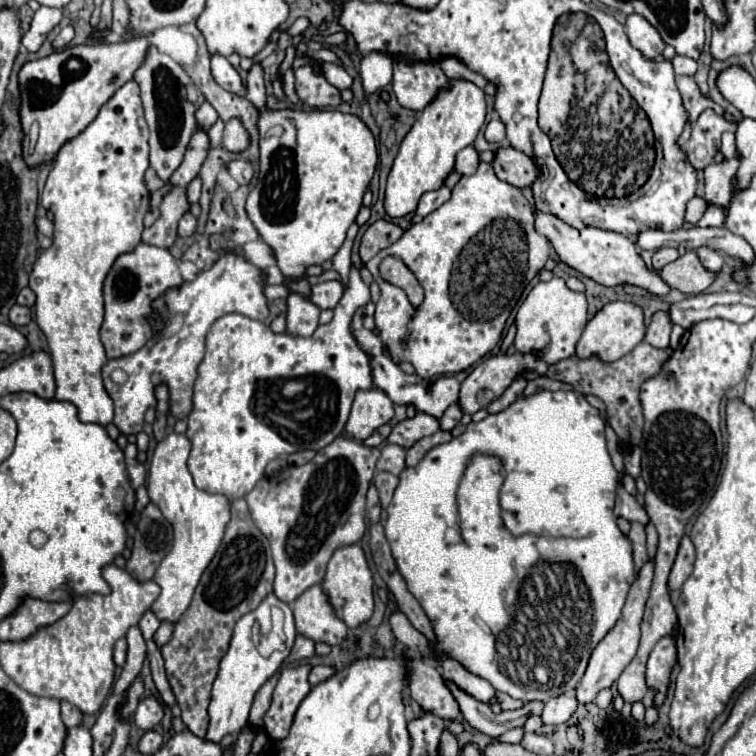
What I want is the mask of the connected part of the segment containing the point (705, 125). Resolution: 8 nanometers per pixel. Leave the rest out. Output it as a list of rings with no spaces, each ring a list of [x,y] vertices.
[[[705,110],[699,116],[699,120],[693,124],[689,142],[683,146],[695,170],[705,170],[709,164],[713,164],[715,154],[721,148],[721,134],[731,128],[735,126],[729,124],[723,116],[715,114],[713,110]]]

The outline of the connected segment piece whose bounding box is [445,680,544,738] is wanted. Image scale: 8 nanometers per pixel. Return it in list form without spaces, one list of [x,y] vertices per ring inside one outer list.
[[[445,680],[445,686],[451,690],[453,698],[457,700],[463,720],[467,724],[471,724],[475,730],[487,734],[489,738],[499,738],[507,730],[523,726],[523,722],[525,722],[527,716],[540,716],[544,708],[543,702],[531,701],[527,702],[521,710],[509,710],[509,712],[493,714],[491,708],[489,708],[489,704],[477,702],[471,694],[465,694],[465,690],[453,686],[453,682]]]

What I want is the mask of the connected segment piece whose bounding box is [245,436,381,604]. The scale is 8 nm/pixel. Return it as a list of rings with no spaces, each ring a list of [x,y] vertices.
[[[339,436],[329,446],[319,450],[315,458],[303,466],[291,466],[281,478],[263,478],[257,486],[245,496],[249,504],[251,518],[255,526],[269,538],[273,560],[277,568],[275,576],[275,596],[291,604],[299,594],[309,586],[319,584],[325,576],[327,562],[335,548],[345,544],[355,544],[365,534],[365,494],[373,482],[377,458],[381,456],[379,448],[369,448],[363,442]]]

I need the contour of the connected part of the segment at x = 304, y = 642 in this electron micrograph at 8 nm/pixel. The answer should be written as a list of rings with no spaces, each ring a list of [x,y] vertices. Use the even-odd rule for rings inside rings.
[[[297,636],[295,640],[295,646],[287,658],[287,662],[293,662],[293,660],[303,660],[303,658],[311,658],[315,654],[315,642],[311,638],[305,638],[305,636]]]

